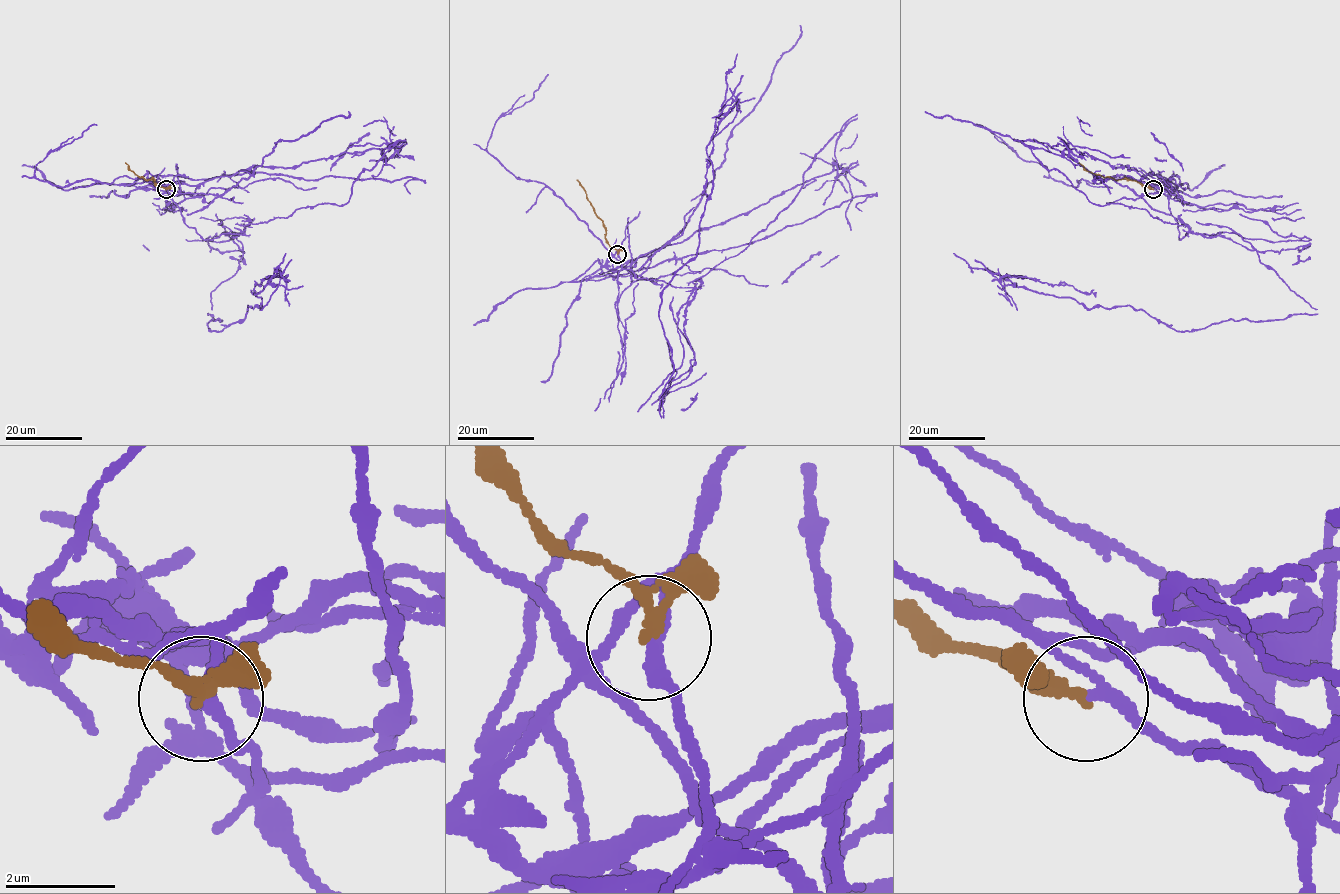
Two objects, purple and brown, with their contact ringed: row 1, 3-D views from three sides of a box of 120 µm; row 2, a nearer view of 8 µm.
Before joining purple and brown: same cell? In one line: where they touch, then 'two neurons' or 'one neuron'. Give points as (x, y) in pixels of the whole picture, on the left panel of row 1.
place (166, 189); two neurons

